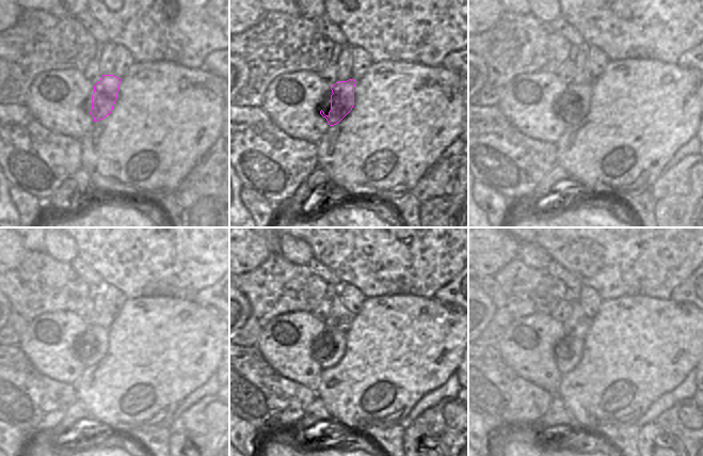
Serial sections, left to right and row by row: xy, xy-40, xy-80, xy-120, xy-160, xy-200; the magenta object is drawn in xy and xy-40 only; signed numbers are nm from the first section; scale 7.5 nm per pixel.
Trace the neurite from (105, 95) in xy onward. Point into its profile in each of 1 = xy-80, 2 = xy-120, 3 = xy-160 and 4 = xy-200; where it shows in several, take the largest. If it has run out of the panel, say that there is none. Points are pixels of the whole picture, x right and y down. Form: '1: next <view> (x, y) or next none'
1: next xy-80 (573, 109)
2: next xy-120 (92, 349)
3: next xy-160 (330, 350)
4: next xy-200 (569, 350)

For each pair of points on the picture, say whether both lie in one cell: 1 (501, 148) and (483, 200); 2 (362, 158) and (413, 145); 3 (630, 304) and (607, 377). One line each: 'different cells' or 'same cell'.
1: different cells
2: same cell
3: same cell

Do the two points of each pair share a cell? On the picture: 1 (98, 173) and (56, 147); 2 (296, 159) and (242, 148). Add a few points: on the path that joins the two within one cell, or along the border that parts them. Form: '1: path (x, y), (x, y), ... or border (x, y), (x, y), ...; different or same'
1: border (80, 141), (81, 168); different
2: path (283, 159), (274, 159), (270, 155), (255, 148); same

